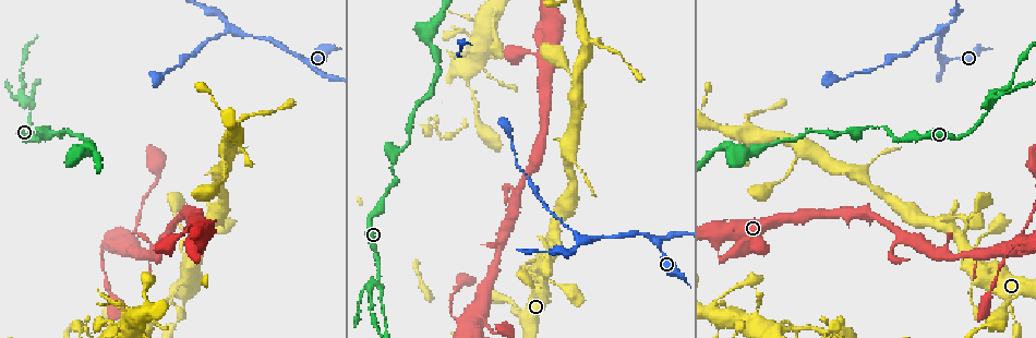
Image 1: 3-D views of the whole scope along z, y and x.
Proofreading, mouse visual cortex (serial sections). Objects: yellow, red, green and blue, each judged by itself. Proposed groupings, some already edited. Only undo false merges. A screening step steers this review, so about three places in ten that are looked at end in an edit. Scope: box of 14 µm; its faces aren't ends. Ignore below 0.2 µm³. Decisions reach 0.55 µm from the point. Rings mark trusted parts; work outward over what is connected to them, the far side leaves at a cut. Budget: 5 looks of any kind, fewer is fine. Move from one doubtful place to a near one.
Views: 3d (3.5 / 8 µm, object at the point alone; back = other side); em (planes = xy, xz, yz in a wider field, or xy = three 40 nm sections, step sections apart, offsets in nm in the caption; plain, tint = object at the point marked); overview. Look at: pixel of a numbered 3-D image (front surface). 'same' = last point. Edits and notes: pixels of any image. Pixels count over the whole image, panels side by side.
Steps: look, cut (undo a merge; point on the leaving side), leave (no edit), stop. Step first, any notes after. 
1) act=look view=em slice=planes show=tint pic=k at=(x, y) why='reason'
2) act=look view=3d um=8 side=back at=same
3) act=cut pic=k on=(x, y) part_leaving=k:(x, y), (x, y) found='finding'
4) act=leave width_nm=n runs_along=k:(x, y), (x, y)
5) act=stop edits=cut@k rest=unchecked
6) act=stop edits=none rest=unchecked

act=look view=3d um=3.5 pic=1 at=(1014, 321)

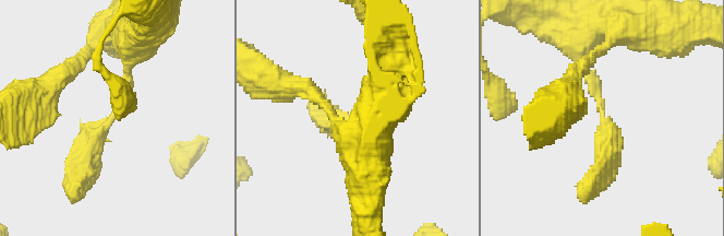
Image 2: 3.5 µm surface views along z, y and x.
act=look view=em slice=xy step=5 show=tint pic=2 at=(111, 114) arm_widths_nm=200,350 why='shape alone is not enough'

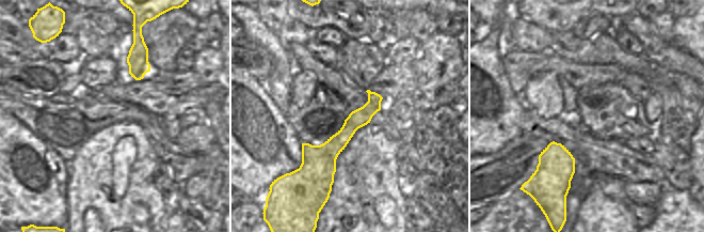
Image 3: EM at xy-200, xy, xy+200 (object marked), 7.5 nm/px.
act=leave found='continuous, no second cell'

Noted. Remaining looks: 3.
act=look view=3d um=8 pic=1 at=(478, 311) why='three-way junction'

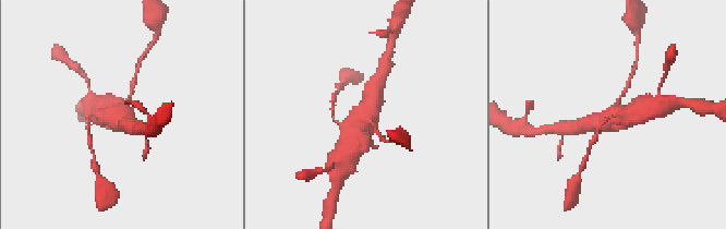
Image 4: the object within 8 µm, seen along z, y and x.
act=look view=3d um=3.5 pic=4 at=(611, 113) why='zoom in'

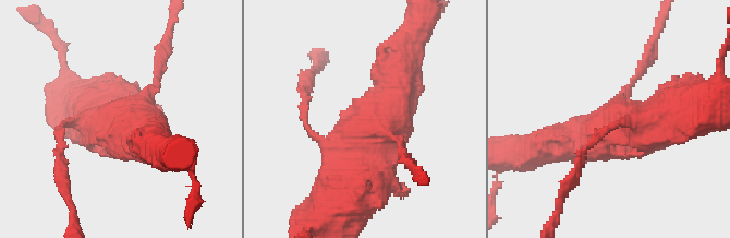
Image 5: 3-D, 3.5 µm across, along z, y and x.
act=look view=em slice=xy step=3 show=tint pic=5 at=(377, 122) arms=3 arm_widths_nm=100,500,500

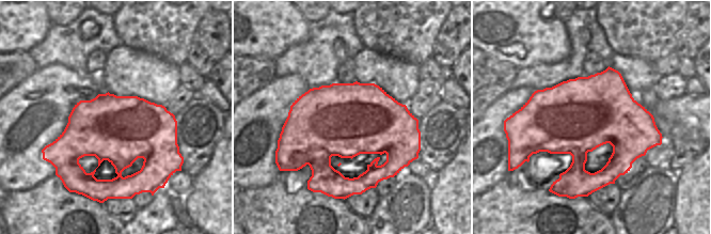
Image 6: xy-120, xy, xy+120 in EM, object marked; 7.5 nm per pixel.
act=leave found='all the same cell'

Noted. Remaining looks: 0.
act=stop edits=none rest=unchecked

